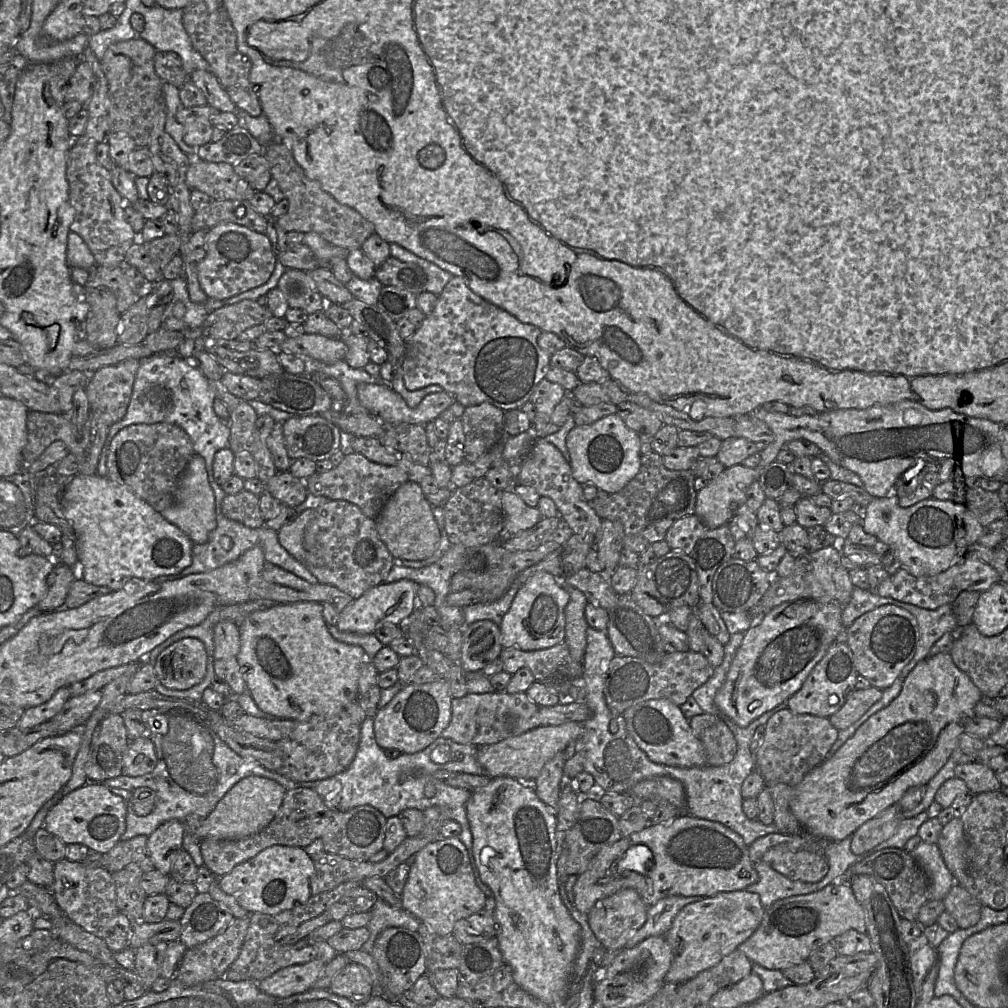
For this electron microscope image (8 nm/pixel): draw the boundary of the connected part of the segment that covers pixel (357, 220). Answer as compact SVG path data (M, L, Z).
M274 138L264 146L264 156L269 162L271 178L276 180L289 202L287 213L275 219L285 232L315 232L329 243L346 250L361 248L364 241L375 233L371 222L351 207L338 203L319 183L309 179L280 140Z

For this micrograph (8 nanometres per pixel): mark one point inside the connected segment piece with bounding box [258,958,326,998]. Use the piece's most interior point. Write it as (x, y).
(299, 978)

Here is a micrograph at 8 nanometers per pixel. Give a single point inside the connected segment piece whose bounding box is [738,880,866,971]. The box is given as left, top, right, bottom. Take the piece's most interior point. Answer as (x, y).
(792, 928)

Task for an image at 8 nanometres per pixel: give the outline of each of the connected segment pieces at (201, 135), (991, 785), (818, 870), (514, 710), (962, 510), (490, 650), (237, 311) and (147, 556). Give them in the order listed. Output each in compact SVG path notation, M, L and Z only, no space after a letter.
M209 104L197 107L180 107L176 113L177 121L184 127L184 141L197 149L211 142L214 126L212 117L218 113Z
M979 762L957 764L954 772L954 777L962 779L973 795L1002 788L996 773Z
M773 848L761 859L772 869L790 880L815 883L822 880L828 872L828 864L820 852Z
M496 690L492 693L468 693L462 698L452 699L451 721L442 731L441 737L478 747L495 744L540 727L539 708L525 692L508 693Z
M891 493L875 498L865 508L858 510L862 514L863 529L892 549L896 558L896 567L903 568L915 576L936 575L960 562L966 557L968 548L978 542L984 530L978 518L966 506L935 498L925 499L903 508L899 505L899 498Z
M479 620L461 625L462 645L460 664L465 672L482 671L499 658L503 649L500 627L491 620Z
M244 300L211 312L206 318L201 334L210 342L236 340L245 330L264 325L272 317L268 306L262 306L257 301Z
M77 474L71 477L65 482L60 505L74 532L78 576L90 584L107 587L112 592L123 588L132 579L154 580L159 576L178 574L192 564L190 538L128 487L107 476Z

